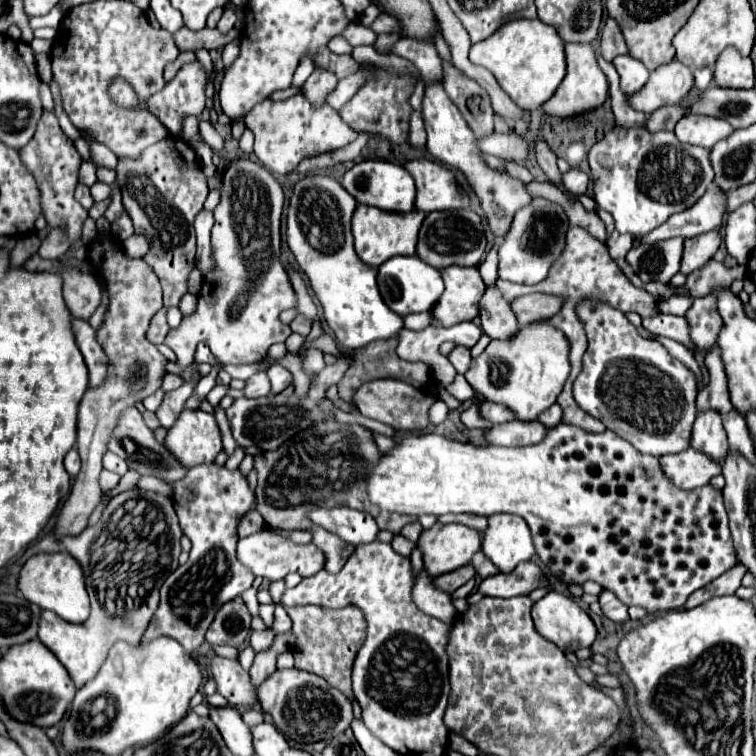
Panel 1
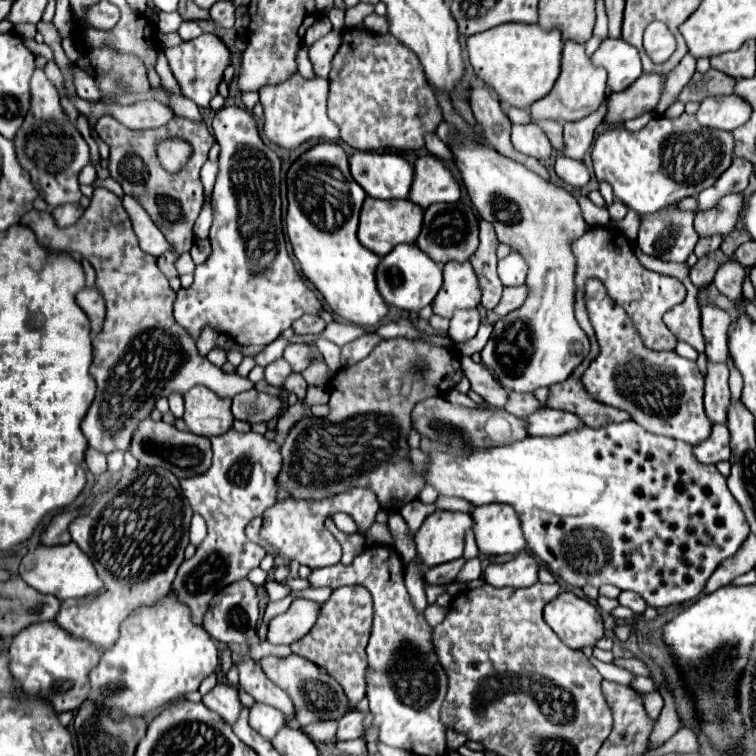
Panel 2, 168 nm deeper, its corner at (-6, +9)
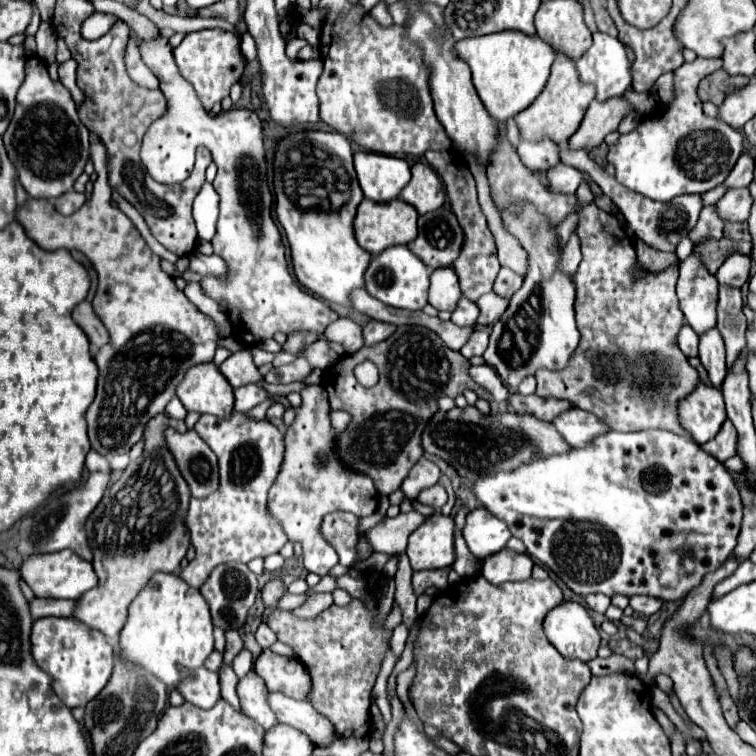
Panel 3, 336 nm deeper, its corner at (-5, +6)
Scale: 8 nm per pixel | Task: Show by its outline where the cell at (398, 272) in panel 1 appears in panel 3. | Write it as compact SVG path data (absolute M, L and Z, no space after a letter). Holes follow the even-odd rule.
M391 246L383 250L379 256L373 256L365 272L365 290L387 306L419 312L427 306L429 276L429 268L407 246Z

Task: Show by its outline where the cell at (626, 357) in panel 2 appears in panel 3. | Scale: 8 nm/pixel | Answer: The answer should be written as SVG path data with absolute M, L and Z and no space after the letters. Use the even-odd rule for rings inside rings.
M697 384L695 390L679 400L679 424L689 432L697 444L713 440L725 422L725 404L717 388Z

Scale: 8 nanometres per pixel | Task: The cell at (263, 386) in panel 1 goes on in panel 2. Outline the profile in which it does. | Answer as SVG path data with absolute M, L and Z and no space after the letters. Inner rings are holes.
M278 359L278 361L274 361L274 363L270 363L270 365L266 367L266 381L268 381L270 385L274 385L274 387L282 387L284 379L286 379L290 373L292 373L290 363L284 361L284 359Z

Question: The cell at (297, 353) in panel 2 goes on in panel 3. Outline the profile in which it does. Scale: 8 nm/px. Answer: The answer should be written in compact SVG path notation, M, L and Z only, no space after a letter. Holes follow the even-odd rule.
M323 338L305 346L301 350L301 358L305 358L311 364L311 368L319 368L319 370L325 370L339 360L339 356L329 348L329 342Z

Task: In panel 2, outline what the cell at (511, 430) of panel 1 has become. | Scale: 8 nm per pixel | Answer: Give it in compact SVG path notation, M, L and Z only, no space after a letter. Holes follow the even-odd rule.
M550 407L538 409L526 421L528 421L530 435L548 435L548 437L558 437L568 431L576 431L584 427L582 419L576 417L574 413L566 413L566 411L558 411Z

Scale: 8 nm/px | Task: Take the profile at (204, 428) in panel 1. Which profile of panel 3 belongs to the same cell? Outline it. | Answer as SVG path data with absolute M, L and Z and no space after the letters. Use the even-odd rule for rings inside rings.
M213 362L191 368L177 388L177 398L187 412L211 414L225 420L233 414L233 388Z

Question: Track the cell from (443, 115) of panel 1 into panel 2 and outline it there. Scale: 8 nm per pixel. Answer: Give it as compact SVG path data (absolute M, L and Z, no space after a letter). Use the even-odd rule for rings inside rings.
M458 135L458 145L450 149L480 217L490 221L498 239L518 251L528 265L528 297L520 309L494 323L494 331L480 353L482 363L510 391L534 393L538 387L566 381L590 351L588 337L574 319L576 257L570 247L588 231L578 201L566 189L540 181L524 165L464 135Z

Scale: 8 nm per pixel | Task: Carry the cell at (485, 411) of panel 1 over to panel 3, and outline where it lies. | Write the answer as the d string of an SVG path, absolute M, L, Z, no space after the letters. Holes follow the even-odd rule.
M513 394L509 398L509 406L517 414L531 414L539 420L551 422L555 416L571 408L567 400L557 400L557 398L539 398L539 396L523 396L523 394Z

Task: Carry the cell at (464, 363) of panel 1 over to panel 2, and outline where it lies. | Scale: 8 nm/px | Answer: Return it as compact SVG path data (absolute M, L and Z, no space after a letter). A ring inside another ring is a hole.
M464 309L464 311L456 311L454 317L450 319L450 339L454 343L460 343L460 341L468 341L476 335L478 331L478 325L480 325L480 313L478 309Z

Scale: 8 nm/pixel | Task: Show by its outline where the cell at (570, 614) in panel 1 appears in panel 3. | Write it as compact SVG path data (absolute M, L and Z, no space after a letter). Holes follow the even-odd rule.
M561 602L543 622L549 642L567 658L589 662L597 656L601 636L589 612L577 602Z

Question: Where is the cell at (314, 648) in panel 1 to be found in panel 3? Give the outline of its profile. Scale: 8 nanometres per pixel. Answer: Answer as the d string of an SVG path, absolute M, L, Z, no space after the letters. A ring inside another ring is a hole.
M361 600L347 606L333 604L313 620L297 620L291 612L273 612L267 620L277 640L291 646L295 656L305 664L313 680L311 704L327 716L343 738L363 738L371 732L369 706L371 690L379 674L379 656L385 652L385 636L373 630L373 614Z

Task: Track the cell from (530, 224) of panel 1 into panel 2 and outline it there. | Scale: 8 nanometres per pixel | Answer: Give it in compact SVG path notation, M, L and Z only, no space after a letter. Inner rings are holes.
M510 253L498 261L498 277L504 285L524 285L526 273L528 267L524 265L524 259L520 259L520 253Z

